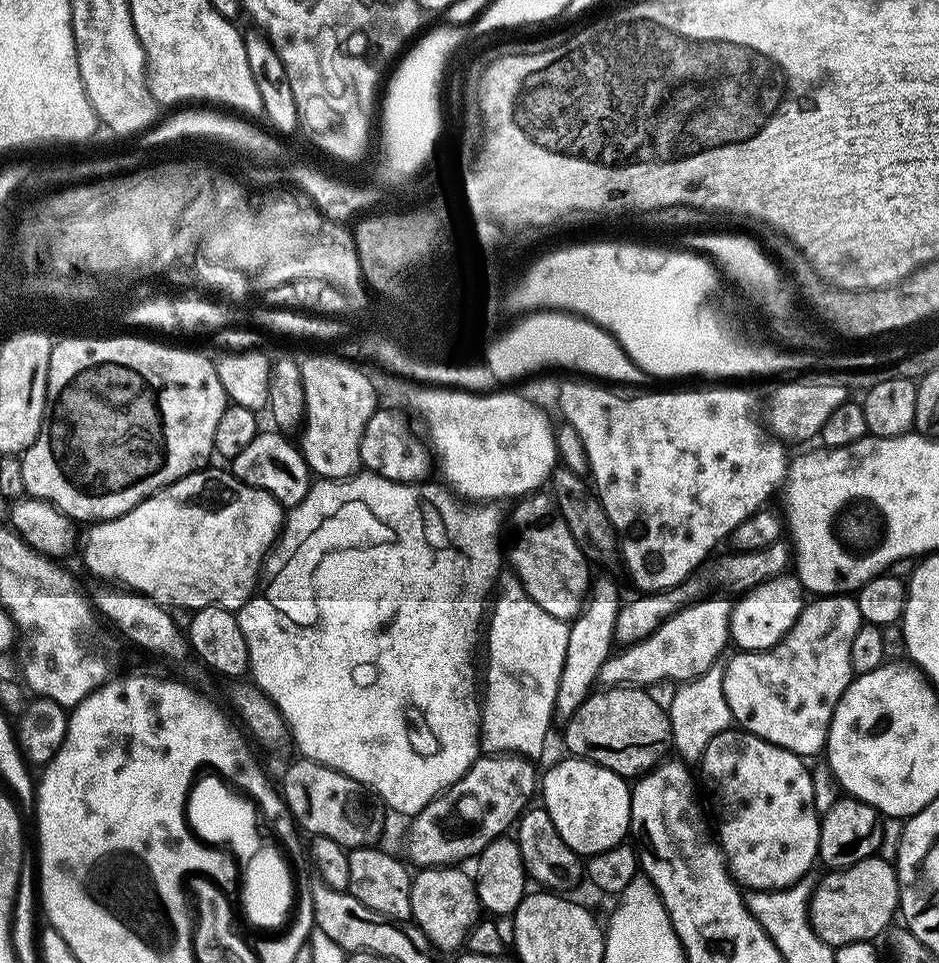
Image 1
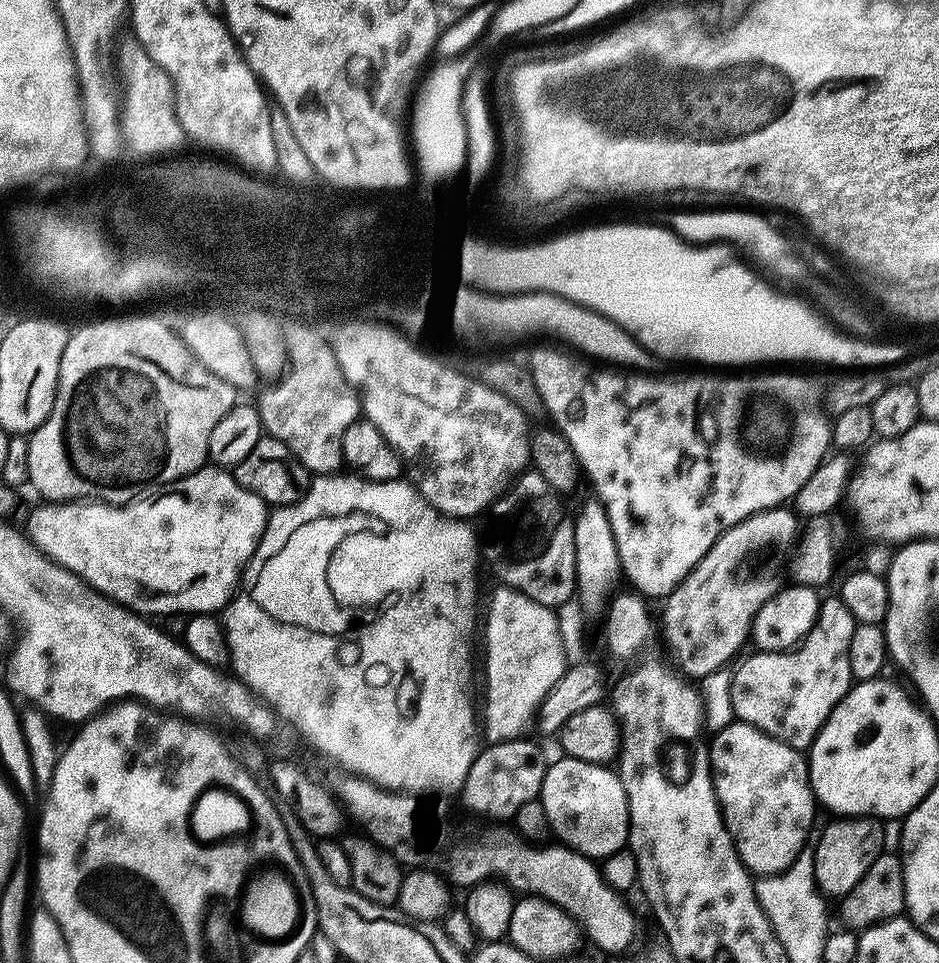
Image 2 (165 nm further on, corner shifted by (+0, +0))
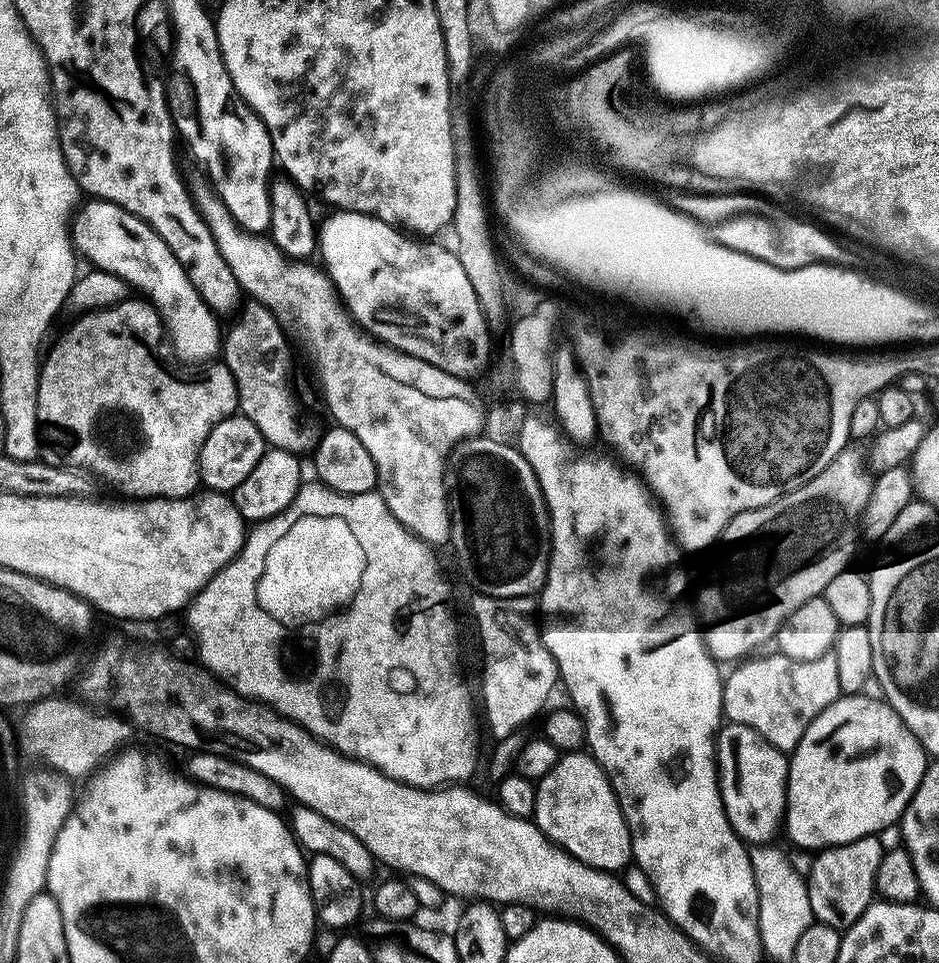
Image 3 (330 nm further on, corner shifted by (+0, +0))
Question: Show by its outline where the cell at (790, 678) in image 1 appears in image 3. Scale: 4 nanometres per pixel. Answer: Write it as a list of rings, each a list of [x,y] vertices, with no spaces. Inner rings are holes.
[[[832,654],[813,660],[791,660],[781,655],[748,658],[728,680],[723,681],[722,687],[723,715],[731,723],[754,729],[762,739],[770,741],[785,754],[798,746],[810,722],[842,695],[838,686],[838,662]]]

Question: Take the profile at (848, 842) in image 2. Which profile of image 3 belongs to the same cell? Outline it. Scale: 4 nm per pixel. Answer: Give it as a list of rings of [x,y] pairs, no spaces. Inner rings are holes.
[[[879,835],[858,838],[854,842],[835,844],[815,853],[812,868],[806,873],[812,915],[821,924],[846,930],[873,903],[878,866],[884,857]]]

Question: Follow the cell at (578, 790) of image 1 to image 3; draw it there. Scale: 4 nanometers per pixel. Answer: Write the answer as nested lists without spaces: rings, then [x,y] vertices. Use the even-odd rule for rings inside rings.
[[[587,751],[565,752],[556,765],[536,784],[536,810],[534,823],[553,844],[569,852],[574,859],[590,868],[603,868],[613,874],[629,867],[632,860],[632,829],[625,820],[620,804],[604,768]]]

